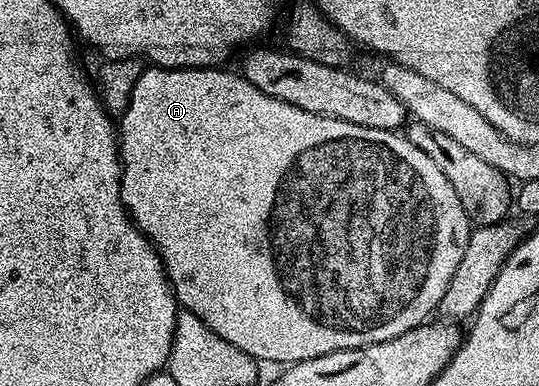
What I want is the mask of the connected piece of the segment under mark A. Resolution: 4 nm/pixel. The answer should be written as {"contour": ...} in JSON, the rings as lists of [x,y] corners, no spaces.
{"contour":[[[145,68],[131,92],[130,103],[127,104],[125,114],[120,115],[119,118],[119,153],[121,155],[121,199],[135,225],[157,249],[157,255],[161,257],[161,263],[165,266],[165,274],[169,278],[169,285],[173,287],[173,296],[177,299],[180,309],[193,312],[195,316],[201,318],[203,324],[211,332],[218,334],[228,344],[241,349],[247,356],[256,359],[261,364],[264,362],[292,364],[318,358],[336,350],[354,350],[360,346],[379,344],[383,340],[403,336],[403,332],[422,325],[436,311],[447,292],[447,284],[451,284],[451,276],[455,276],[455,268],[459,268],[459,260],[463,260],[463,248],[467,248],[471,223],[467,212],[463,212],[463,204],[459,204],[459,196],[455,196],[455,188],[451,188],[451,180],[447,180],[447,176],[439,172],[437,165],[420,148],[415,148],[415,144],[411,144],[404,133],[379,128],[363,128],[347,120],[335,120],[324,118],[322,114],[315,112],[303,112],[303,108],[295,108],[295,104],[287,104],[283,100],[275,100],[275,96],[267,96],[267,92],[259,92],[255,84],[248,82],[240,73],[232,74],[229,68],[204,70]]]}

